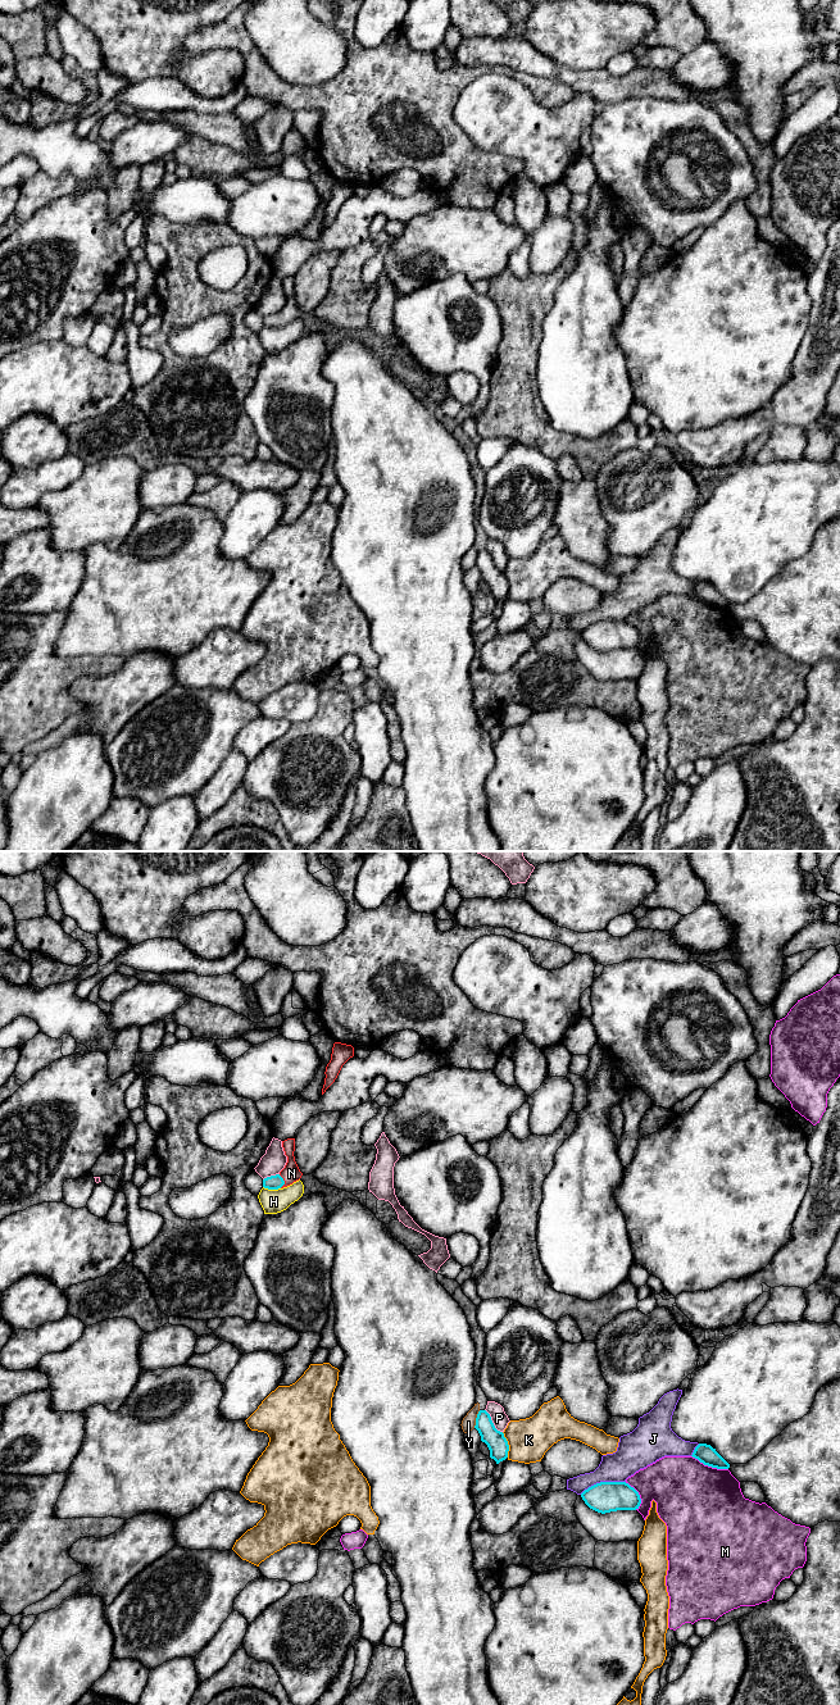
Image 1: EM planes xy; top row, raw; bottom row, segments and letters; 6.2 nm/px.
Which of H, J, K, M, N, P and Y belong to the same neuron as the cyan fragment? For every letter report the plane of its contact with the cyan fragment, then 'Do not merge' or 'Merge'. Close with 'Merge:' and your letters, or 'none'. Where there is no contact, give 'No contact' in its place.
H: Touches cyan in xy. Do not merge
J: Touches cyan in xy. Do not merge
K: Touches cyan in xy. Do not merge
M: Touches cyan in xy. Do not merge
N: Touches cyan in xy. Merge
P: Touches cyan in xy. Do not merge
Y: Touches cyan in xy. Do not merge
Merge: N

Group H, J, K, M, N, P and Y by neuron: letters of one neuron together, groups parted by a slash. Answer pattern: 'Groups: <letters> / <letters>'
Groups: H / J / K / M / N / P / Y

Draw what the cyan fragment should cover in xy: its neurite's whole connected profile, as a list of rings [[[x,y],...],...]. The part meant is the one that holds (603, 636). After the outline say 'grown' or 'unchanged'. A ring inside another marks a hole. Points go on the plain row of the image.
[[[600,620],[581,632],[585,642],[601,653],[636,649],[641,642],[639,631],[626,620]]] | unchanged

